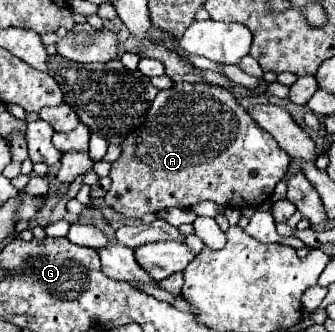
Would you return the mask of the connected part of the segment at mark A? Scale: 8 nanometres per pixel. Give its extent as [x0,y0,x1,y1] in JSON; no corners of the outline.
[104,82,290,218]

